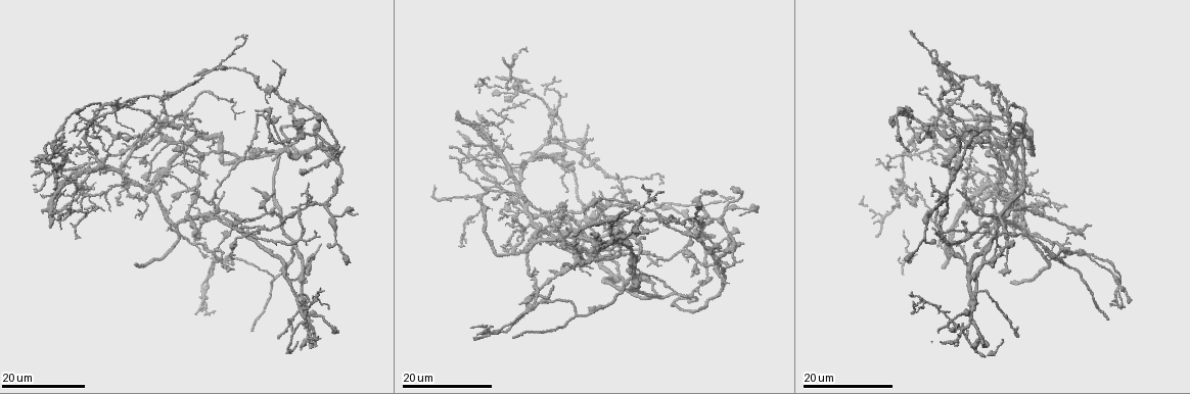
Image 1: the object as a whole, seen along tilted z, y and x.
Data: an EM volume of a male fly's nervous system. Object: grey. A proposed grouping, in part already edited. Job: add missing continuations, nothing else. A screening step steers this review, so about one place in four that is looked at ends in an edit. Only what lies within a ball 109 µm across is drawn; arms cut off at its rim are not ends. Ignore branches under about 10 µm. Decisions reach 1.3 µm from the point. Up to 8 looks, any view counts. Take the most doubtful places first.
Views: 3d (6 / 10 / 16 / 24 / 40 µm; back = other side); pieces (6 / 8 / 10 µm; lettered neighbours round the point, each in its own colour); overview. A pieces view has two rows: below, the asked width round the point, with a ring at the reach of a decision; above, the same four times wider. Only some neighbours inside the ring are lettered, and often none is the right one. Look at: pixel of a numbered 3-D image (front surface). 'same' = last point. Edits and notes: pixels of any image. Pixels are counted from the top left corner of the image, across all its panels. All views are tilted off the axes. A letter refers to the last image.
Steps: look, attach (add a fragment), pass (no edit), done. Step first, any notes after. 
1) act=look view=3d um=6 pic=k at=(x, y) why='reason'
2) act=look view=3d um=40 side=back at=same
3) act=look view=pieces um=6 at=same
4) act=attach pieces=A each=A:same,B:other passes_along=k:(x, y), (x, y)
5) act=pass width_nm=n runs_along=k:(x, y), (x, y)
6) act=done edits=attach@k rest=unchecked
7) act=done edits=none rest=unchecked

act=look view=3d um=16 pic=1 at=(207, 174)

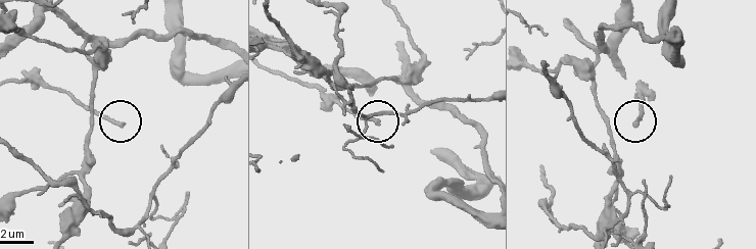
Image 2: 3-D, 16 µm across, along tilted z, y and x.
act=look view=pieces um=8 pic=2 at=(637, 126)

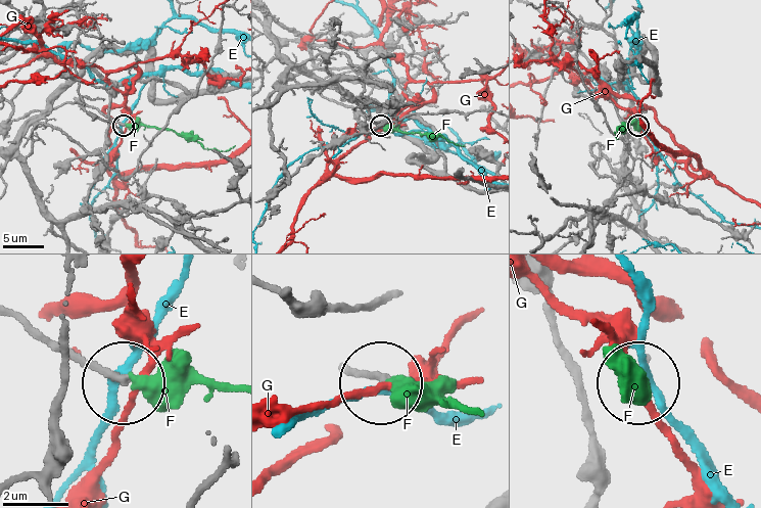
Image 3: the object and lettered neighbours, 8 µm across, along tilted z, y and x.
act=attach pieces=F width_nm=230 each=E:other,F:same,G:other passes_along=3:(357, 370), (435, 382), (465, 405) found='it goes on there'

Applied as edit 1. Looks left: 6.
act=look view=overview why='see it whole again'

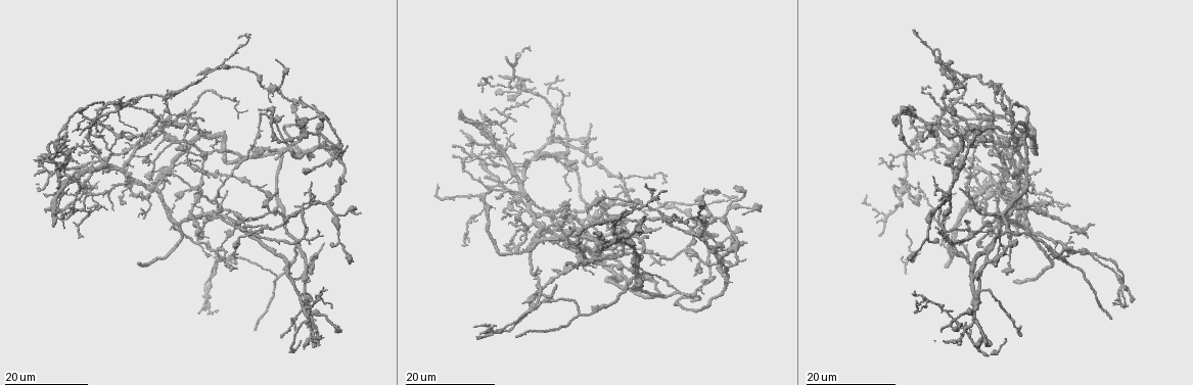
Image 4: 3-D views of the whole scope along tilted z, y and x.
act=look view=3d um=16 pic=4 at=(276, 159) why='an open end'

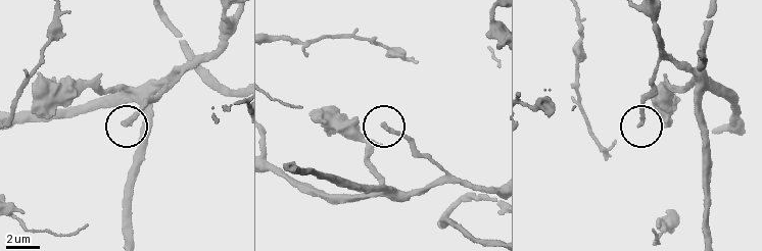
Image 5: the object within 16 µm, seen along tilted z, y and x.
act=look view=pieces um=10 pic=5 at=(639, 124)

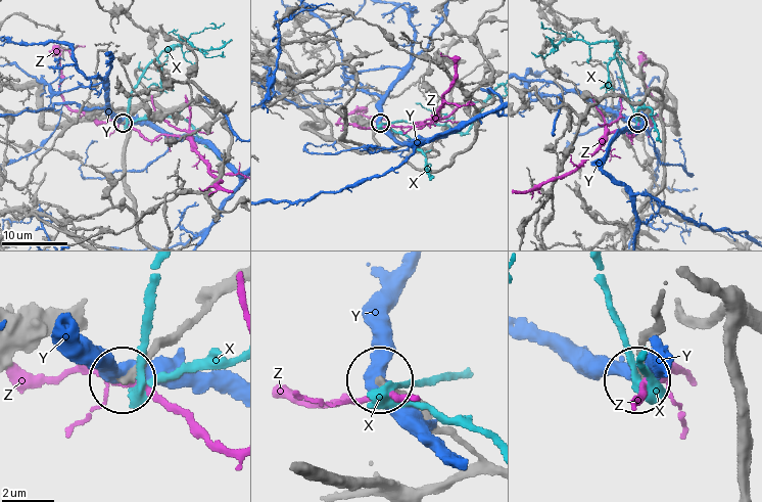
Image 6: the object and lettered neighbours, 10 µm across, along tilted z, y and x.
act=pass each=X:other,Y:other,Z:other found='no lettered fragment goes on from it'

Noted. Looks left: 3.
act=look view=3d um=16 pic=4 at=(490, 207) why='free end'

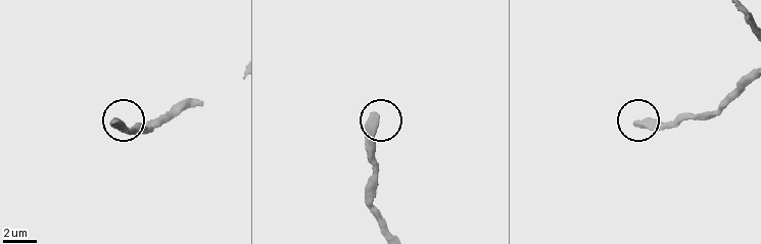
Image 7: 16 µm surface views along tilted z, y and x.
act=look view=pieces um=10 pic=7 at=(116, 123)

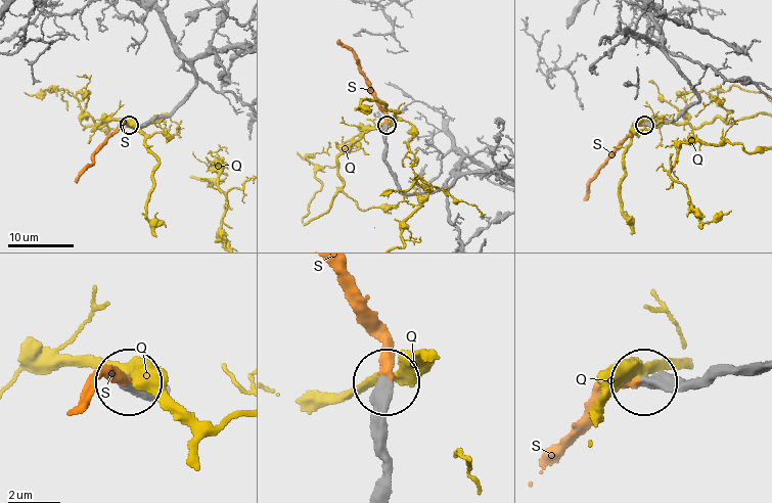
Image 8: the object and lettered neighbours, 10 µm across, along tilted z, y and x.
act=attach pieces=S width_nm=430 each=Q:other,S:same found='it goes on there'

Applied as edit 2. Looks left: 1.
act=done edits=attach@3,attach@8 rest=unchecked

